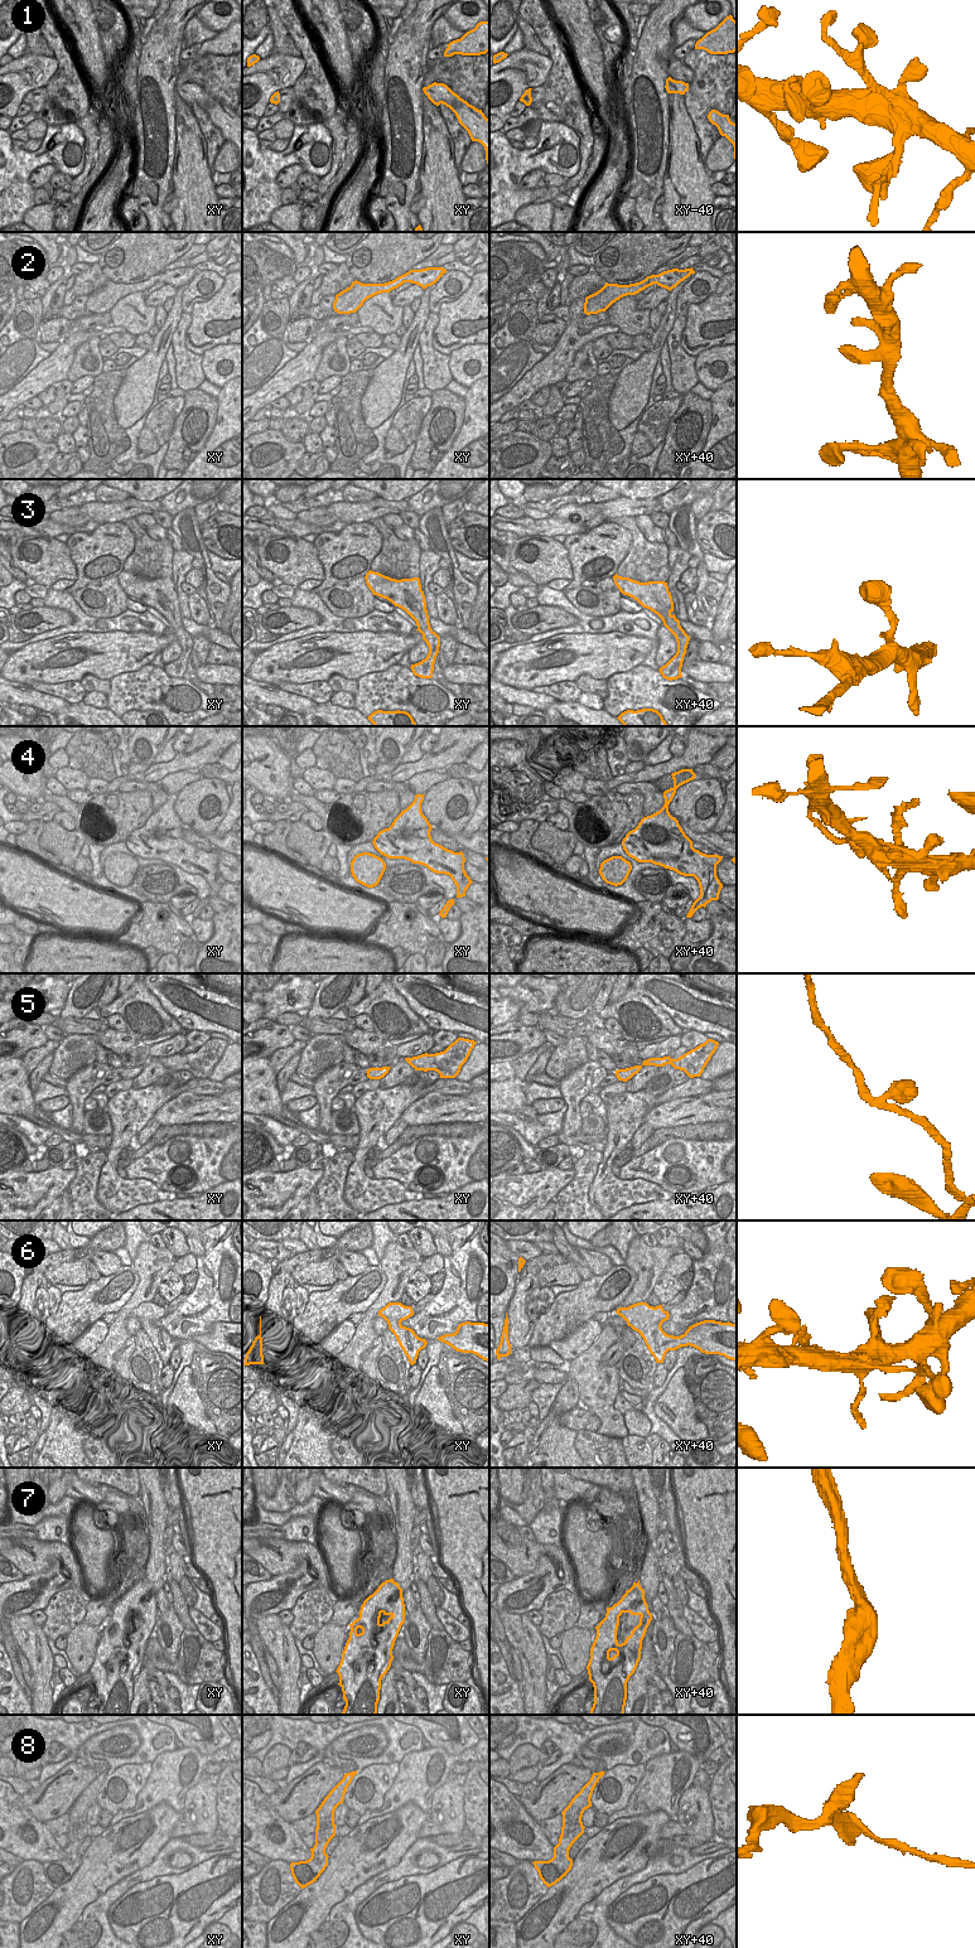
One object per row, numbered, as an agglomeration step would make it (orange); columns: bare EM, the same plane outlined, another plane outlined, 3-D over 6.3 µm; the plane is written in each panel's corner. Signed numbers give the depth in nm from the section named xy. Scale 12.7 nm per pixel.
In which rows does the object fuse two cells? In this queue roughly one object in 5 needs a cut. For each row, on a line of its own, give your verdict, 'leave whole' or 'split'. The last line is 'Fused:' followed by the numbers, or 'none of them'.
1: leave whole
2: leave whole
3: leave whole
4: leave whole
5: split
6: leave whole
7: leave whole
8: leave whole
Fused: 5

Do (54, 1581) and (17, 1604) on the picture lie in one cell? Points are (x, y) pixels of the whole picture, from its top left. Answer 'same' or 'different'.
same

